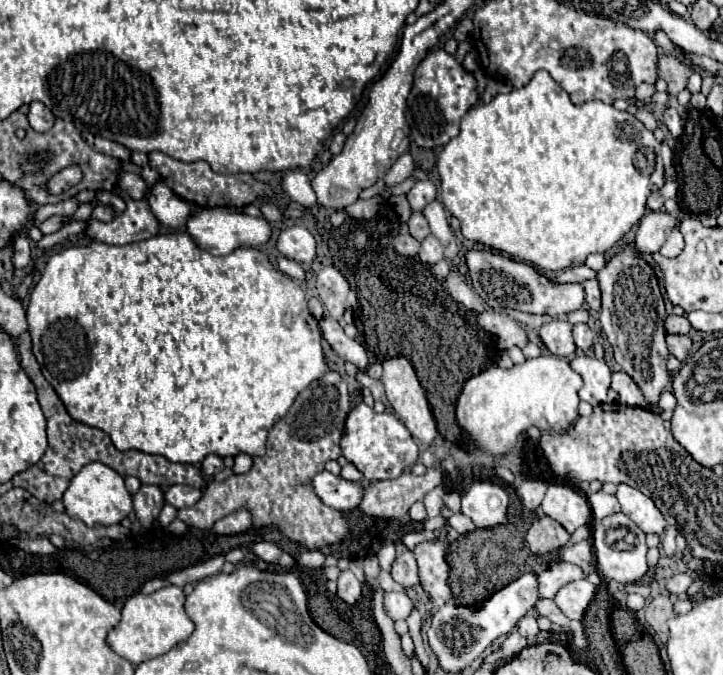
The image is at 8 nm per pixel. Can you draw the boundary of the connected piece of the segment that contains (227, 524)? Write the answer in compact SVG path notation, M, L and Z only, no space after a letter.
M240 509L236 513L226 515L218 523L214 523L212 531L218 535L236 535L236 533L248 531L250 527L252 527L252 513L248 509Z

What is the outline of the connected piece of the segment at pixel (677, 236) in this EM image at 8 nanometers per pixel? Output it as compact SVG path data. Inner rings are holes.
M674 227L674 229L672 229L672 233L670 233L670 237L666 239L666 243L662 245L660 253L662 253L664 257L678 257L678 255L682 253L682 249L684 249L684 239L682 239L682 233Z

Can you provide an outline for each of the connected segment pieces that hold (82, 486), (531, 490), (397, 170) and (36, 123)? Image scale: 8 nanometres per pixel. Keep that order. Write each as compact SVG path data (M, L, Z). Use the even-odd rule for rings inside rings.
M98 461L82 467L82 471L72 479L70 487L66 489L62 503L72 519L80 519L88 527L114 525L132 513L132 495L124 485L124 477Z
M524 479L518 487L518 497L522 499L524 507L536 511L546 495L548 483L542 480Z
M404 153L396 159L396 163L390 167L390 171L386 173L384 181L386 185L396 185L396 183L402 183L404 179L410 177L410 173L414 171L414 163L412 163L412 157L410 153Z
M32 101L30 103L30 113L28 113L28 121L30 121L30 127L38 133L44 133L44 131L50 131L52 125L54 125L54 115L50 113L50 109L40 103L40 101Z

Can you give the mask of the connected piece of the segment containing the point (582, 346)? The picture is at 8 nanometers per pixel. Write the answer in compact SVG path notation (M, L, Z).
M576 323L572 327L572 335L578 351L588 351L594 345L594 331L586 323Z

